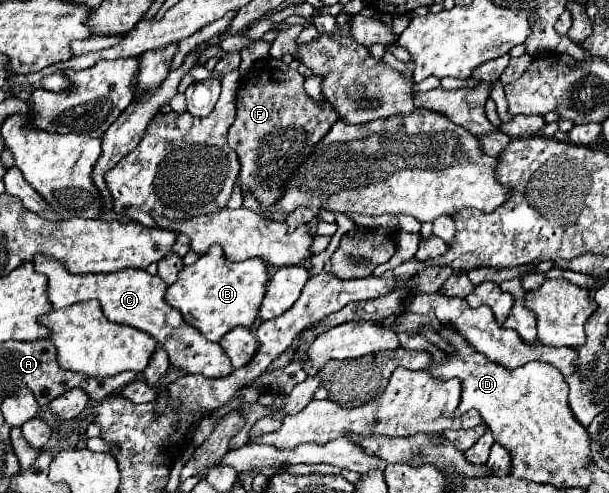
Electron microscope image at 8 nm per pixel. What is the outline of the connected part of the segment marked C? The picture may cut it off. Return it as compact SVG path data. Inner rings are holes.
M36 255L34 269L48 277L46 293L54 309L62 309L78 301L98 299L102 305L102 313L108 321L140 329L152 335L158 343L162 343L174 367L186 369L188 373L200 373L210 379L226 377L234 371L222 347L218 343L208 341L200 331L186 325L180 311L176 311L164 301L166 283L158 275L150 275L144 269L124 269L108 275L72 275L70 271L64 271L62 263L56 263L56 259L48 259L48 255Z

